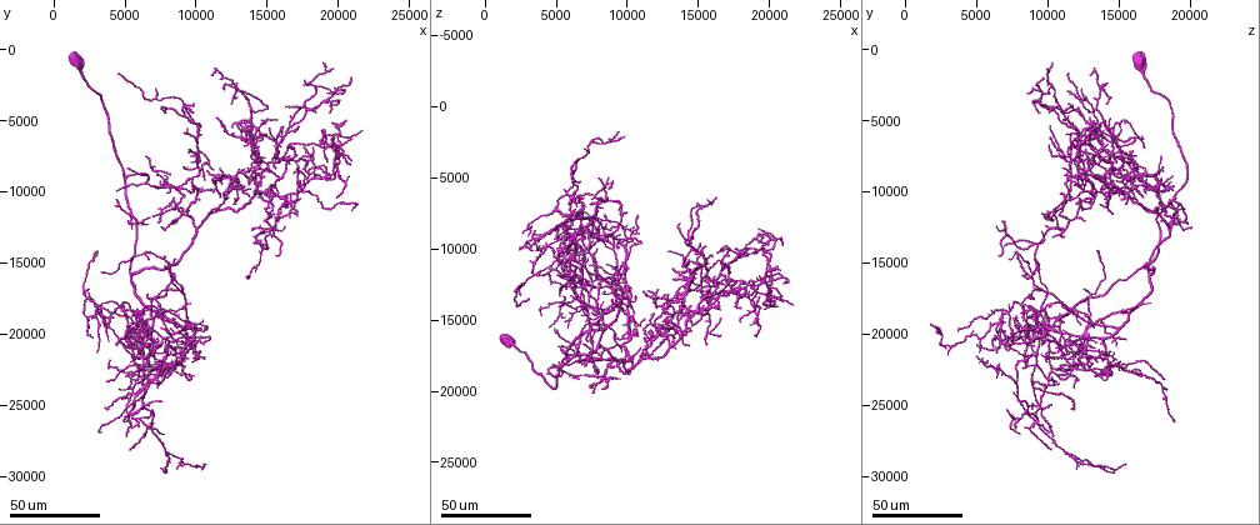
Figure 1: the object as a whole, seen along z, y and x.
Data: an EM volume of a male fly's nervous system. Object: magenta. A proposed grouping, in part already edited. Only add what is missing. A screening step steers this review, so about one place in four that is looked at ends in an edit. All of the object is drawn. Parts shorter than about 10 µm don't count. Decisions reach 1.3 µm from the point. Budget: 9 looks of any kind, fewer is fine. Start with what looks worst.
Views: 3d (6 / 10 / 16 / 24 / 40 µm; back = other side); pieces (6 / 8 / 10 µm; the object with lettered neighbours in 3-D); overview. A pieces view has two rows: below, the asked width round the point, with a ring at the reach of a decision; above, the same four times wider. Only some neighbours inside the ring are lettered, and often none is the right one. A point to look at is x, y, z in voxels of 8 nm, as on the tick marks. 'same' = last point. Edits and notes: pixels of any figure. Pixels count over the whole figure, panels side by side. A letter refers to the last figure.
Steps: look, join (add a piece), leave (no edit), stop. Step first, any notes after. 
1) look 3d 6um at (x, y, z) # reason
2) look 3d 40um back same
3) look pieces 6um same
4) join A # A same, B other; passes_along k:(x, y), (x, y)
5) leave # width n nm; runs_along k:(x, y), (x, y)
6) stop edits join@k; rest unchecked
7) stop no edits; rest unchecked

look 3d 40um at (13600, 15800, 8200) # thin end

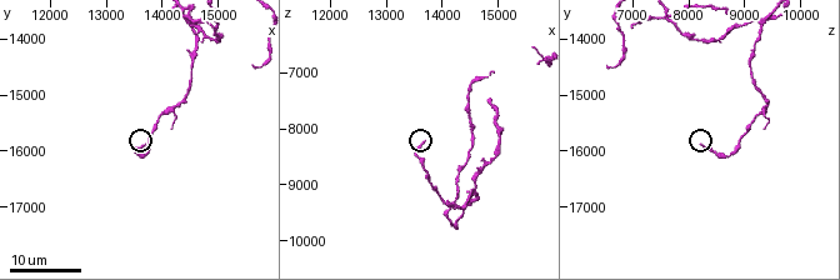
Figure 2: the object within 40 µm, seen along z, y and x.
look 3d 6um at (13650, 15900, 8250)

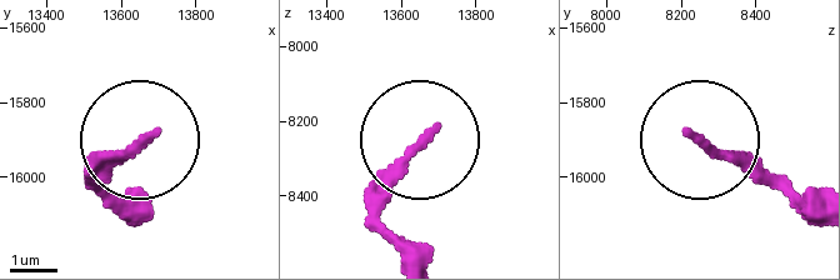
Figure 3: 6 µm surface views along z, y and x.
look pieces 6um at (13680, 15880, 8230)

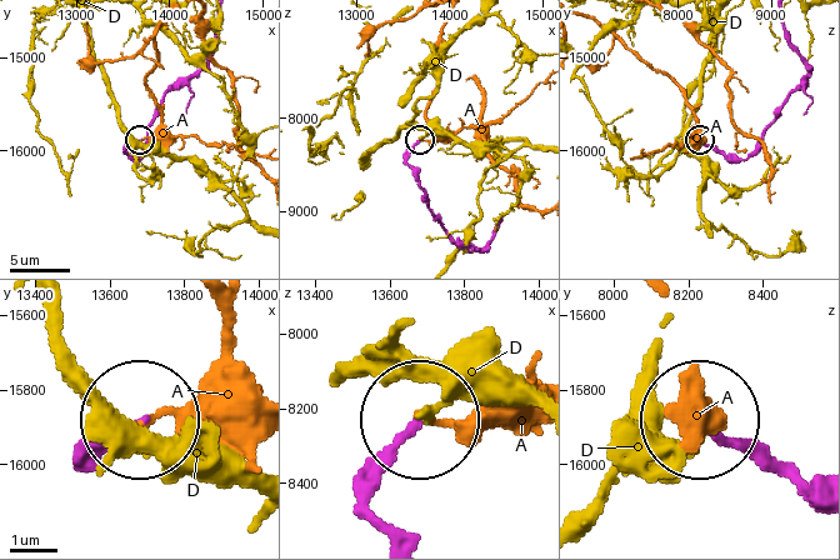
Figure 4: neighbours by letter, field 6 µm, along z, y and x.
leave # A other, D other; runs_along 4:(381, 528), (369, 491), (414, 424); no lettered piece goes on from it

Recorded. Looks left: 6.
look 3d 40um at (6800, 9600, 16600) # branch stops here

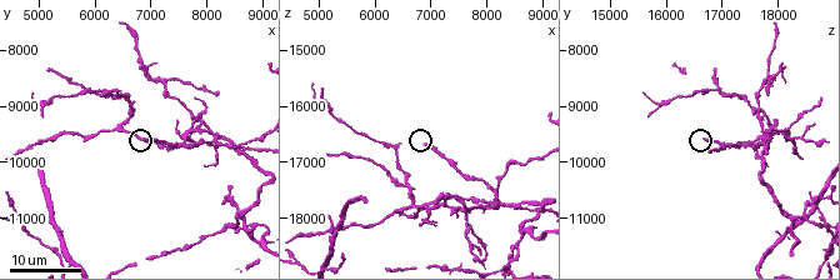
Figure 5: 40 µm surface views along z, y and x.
look pieces 10um at (6900, 9650, 16650)

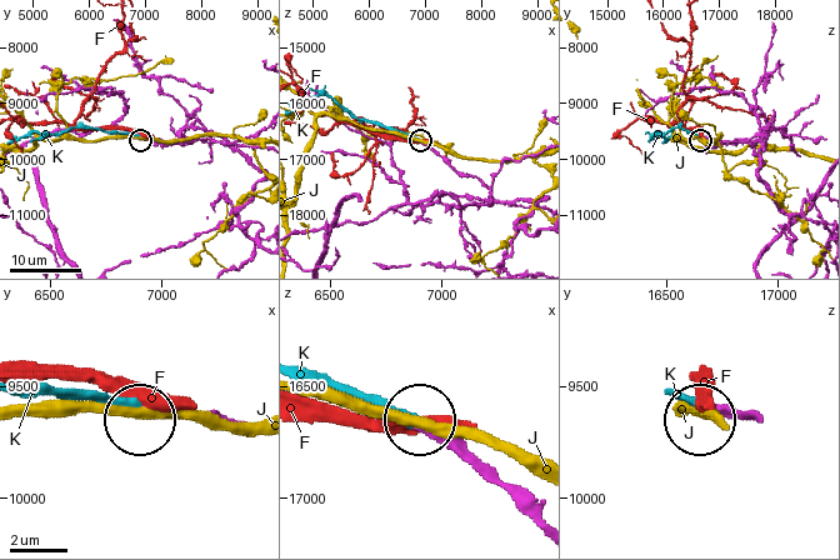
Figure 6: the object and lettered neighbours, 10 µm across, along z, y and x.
join K # F other, J other, K same; passes_along 6:(438, 155), (418, 139), (353, 116), (326, 95), (314, 96); the cell continues

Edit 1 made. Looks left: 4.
look 3d 40um at (15400, 10400, 11000) # an open end

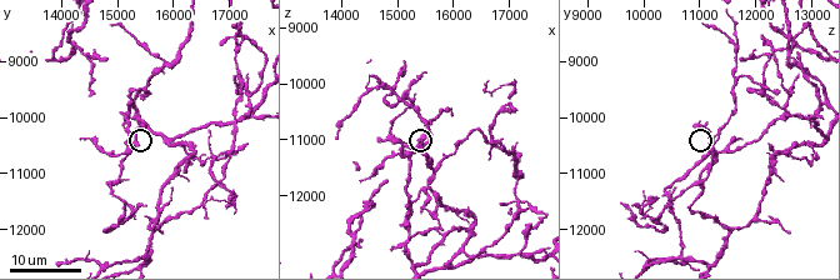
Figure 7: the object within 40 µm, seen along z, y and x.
look pieces 8um at (15500, 10200, 10950) # what lies round it

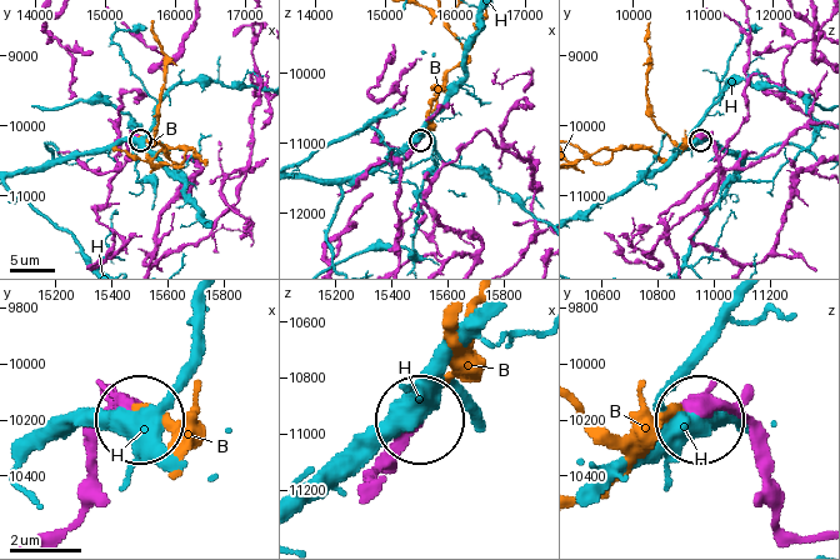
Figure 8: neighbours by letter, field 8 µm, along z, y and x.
join B # B same, H other; it goes on there

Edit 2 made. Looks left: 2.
stop edits join@6, join@8; rest unchecked

